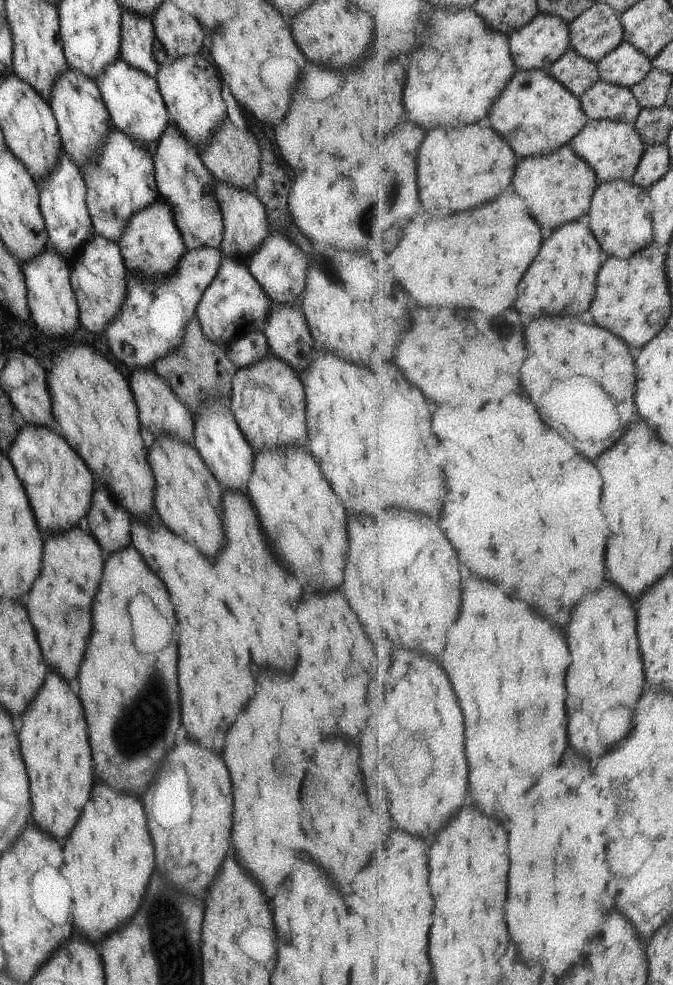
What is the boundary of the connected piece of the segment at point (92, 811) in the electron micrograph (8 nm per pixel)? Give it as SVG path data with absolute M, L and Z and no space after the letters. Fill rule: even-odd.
M105 784L93 786L91 798L85 804L77 824L65 840L61 840L61 874L67 876L73 890L73 928L77 934L87 936L93 942L101 942L103 936L117 926L125 924L137 910L149 876L153 872L153 848L147 832L144 808L137 797L115 794Z

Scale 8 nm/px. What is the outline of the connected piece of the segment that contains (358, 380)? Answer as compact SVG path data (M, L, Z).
M317 348L314 359L297 376L304 388L307 438L303 446L329 478L345 510L371 516L377 510L409 508L441 520L447 504L443 470L447 452L433 432L425 394L393 362L371 360L367 366L353 366Z

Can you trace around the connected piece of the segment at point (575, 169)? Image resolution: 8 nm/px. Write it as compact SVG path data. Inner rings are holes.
M565 145L549 155L526 158L517 168L513 182L515 190L527 200L537 222L553 232L561 225L587 219L601 180L570 145Z

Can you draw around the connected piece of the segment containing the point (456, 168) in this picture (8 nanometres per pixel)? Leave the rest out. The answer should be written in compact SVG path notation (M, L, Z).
M475 124L460 125L457 130L435 130L427 136L427 142L421 146L417 172L421 202L433 216L479 208L509 188L515 176L517 156L499 134L493 127L483 129Z

